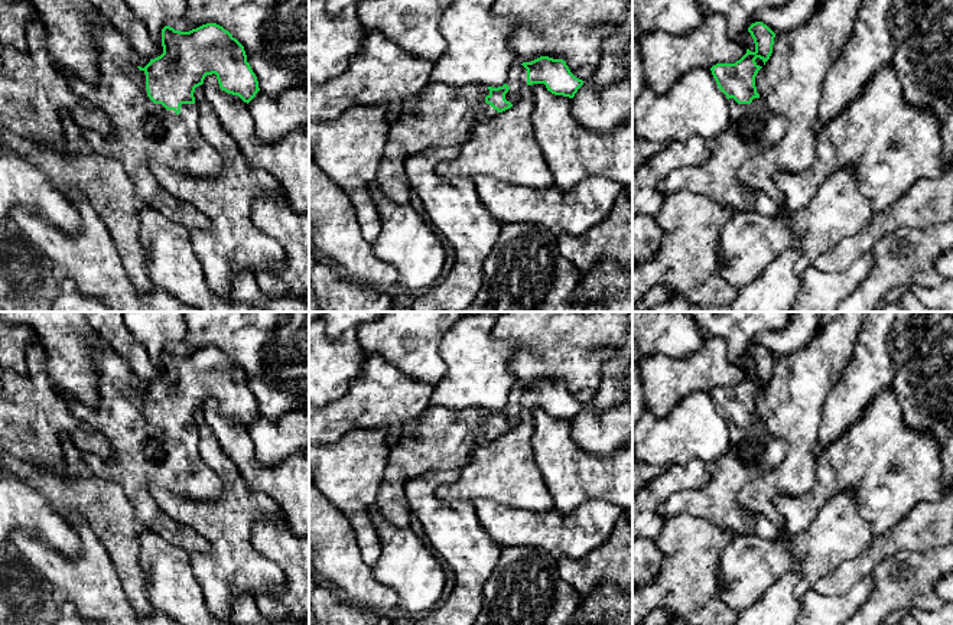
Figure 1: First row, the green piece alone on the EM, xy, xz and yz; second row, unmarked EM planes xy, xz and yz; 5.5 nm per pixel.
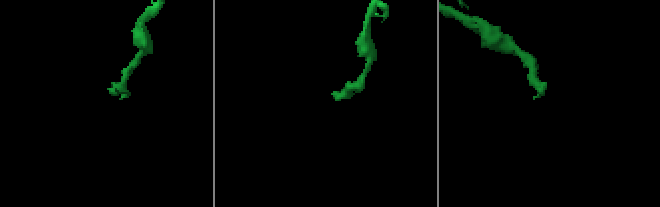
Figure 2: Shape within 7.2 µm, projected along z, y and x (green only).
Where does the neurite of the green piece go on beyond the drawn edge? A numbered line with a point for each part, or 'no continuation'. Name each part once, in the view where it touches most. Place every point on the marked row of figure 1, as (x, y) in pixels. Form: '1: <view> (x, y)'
1: xy (145, 132)

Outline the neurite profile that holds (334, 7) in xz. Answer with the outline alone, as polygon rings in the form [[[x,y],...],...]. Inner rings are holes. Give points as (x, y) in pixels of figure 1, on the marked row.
[[[325,0],[326,14],[329,17],[338,16],[344,9],[351,4],[358,3],[360,0]]]

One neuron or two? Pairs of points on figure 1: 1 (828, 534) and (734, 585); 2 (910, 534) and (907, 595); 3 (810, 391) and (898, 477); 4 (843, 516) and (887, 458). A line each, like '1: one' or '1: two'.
1: one
2: two
3: two
4: two

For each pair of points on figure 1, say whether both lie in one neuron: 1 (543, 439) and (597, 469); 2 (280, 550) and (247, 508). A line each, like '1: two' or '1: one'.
1: one
2: two

